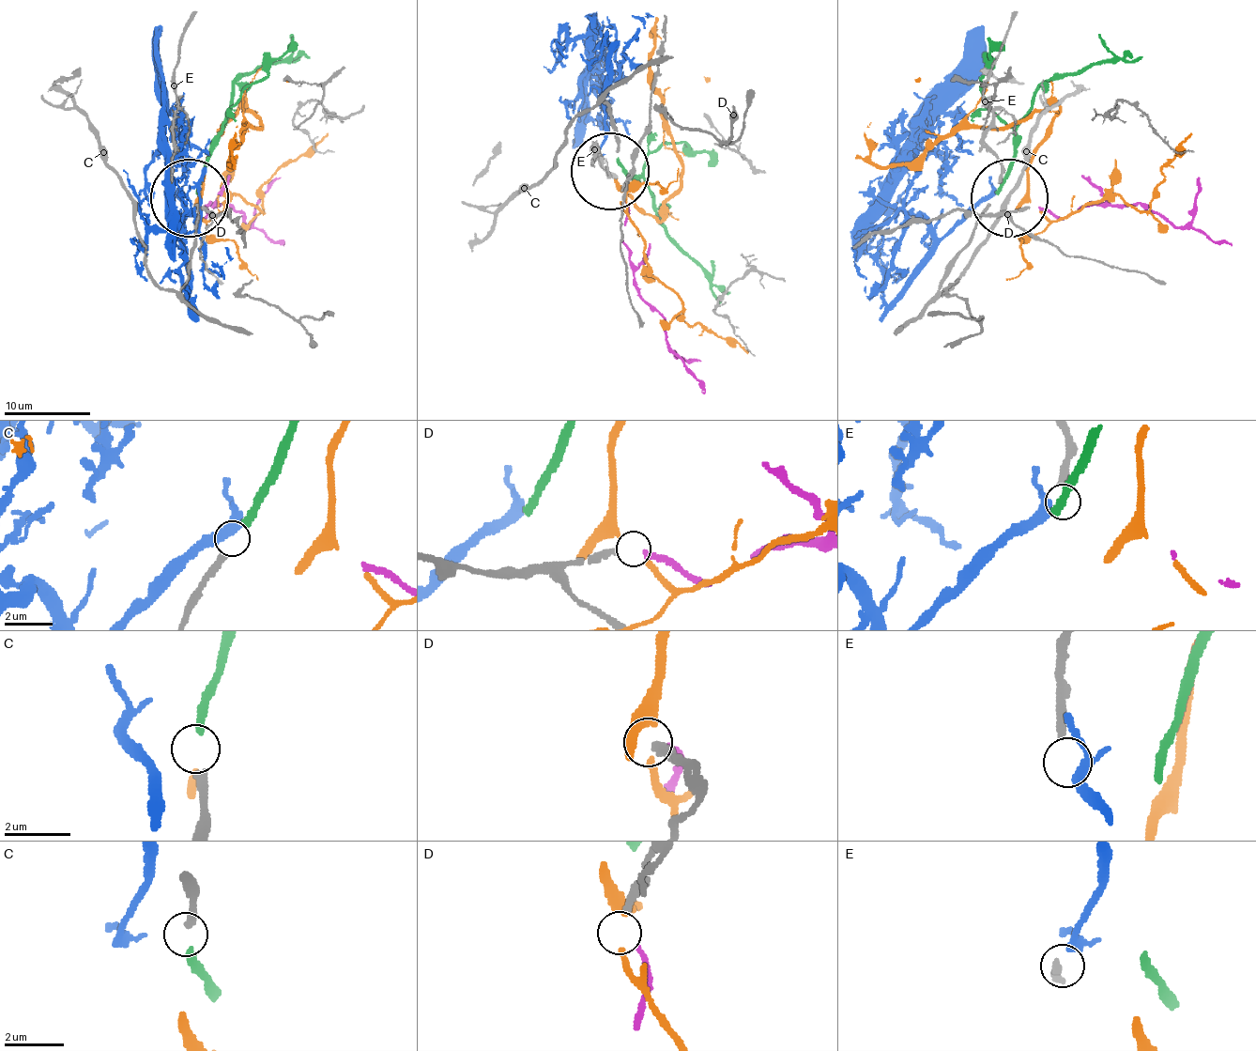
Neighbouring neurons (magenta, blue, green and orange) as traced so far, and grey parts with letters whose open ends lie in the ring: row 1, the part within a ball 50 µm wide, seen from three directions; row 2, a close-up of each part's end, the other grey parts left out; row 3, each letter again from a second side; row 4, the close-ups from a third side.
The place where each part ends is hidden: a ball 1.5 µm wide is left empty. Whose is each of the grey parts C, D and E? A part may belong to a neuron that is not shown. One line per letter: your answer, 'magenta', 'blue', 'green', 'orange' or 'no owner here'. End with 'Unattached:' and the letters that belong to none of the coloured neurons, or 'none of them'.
C: green
D: magenta
E: blue
Unattached: none of them

